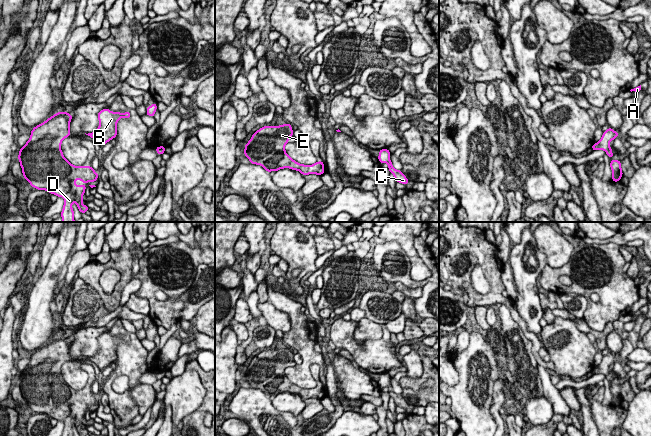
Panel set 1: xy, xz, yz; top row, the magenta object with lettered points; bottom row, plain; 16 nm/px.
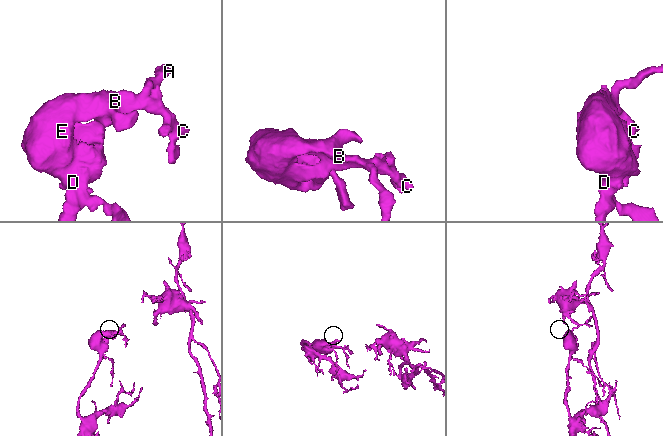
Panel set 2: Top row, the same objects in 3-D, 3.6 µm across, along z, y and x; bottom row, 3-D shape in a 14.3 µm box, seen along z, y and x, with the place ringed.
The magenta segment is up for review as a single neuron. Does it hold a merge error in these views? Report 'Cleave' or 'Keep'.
Keep

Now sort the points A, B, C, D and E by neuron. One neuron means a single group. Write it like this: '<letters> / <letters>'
A B C D E

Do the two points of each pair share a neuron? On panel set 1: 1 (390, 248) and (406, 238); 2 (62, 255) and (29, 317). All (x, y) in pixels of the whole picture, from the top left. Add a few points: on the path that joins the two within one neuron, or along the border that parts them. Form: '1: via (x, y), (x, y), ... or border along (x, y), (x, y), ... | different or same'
1: border along (387, 240), (395, 240), (399, 244), (409, 263) | different
2: via (52, 270), (37, 302) | same

